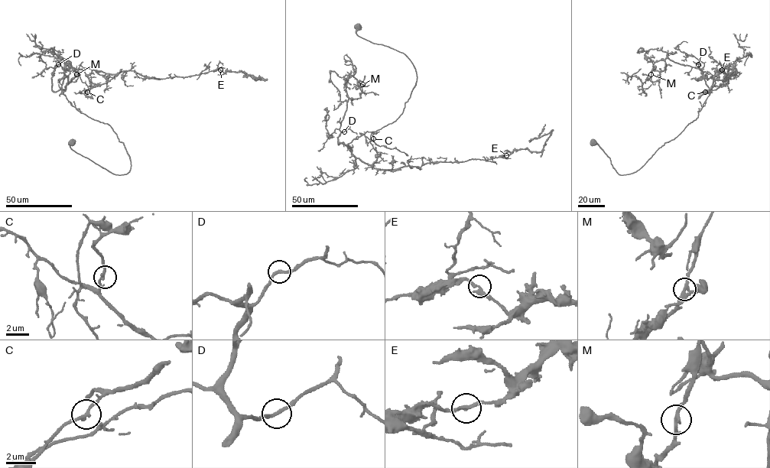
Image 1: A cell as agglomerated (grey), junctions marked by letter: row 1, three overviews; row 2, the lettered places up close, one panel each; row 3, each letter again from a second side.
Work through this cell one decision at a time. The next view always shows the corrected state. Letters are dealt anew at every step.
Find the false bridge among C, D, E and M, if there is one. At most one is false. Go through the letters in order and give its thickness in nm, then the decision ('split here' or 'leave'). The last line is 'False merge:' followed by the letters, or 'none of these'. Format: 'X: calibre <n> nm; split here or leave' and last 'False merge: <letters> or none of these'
C: calibre 220 nm; leave
D: calibre 240 nm; leave
E: calibre 240 nm; leave
M: calibre 280 nm; leave
False merge: none of these

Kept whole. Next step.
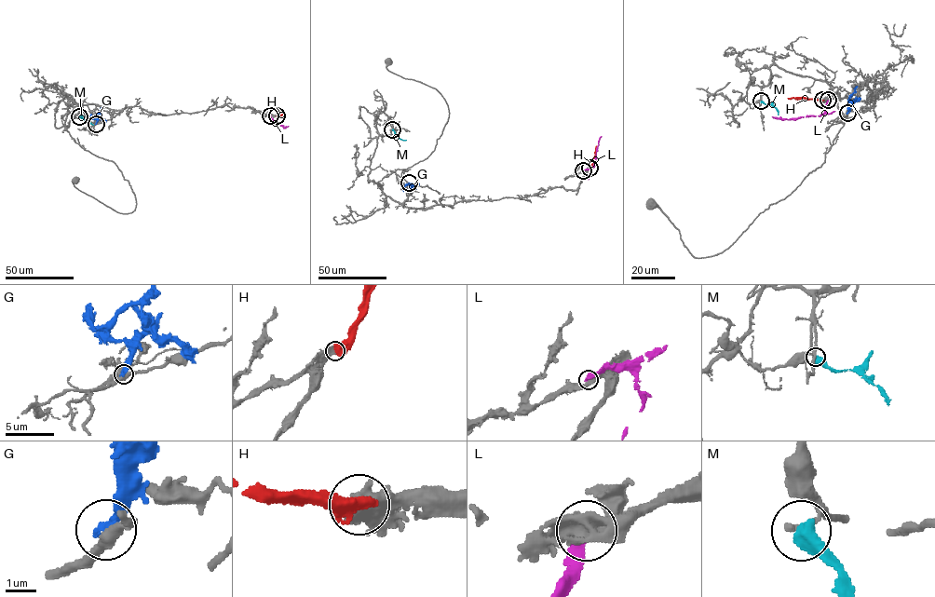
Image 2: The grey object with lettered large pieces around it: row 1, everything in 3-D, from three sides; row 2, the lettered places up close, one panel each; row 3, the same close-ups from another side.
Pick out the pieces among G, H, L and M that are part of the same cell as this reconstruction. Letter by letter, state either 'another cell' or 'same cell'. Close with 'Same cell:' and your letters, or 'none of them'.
G: another cell
H: same cell
L: another cell
M: another cell
Same cell: H

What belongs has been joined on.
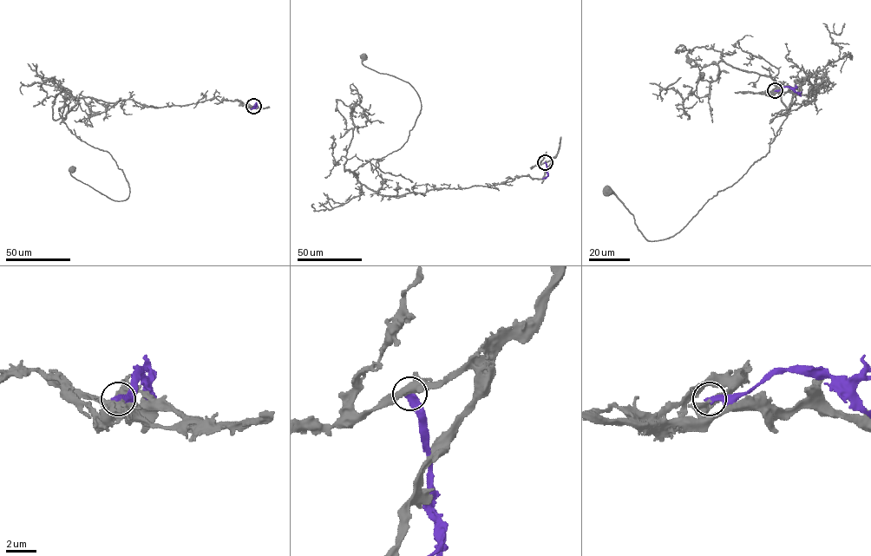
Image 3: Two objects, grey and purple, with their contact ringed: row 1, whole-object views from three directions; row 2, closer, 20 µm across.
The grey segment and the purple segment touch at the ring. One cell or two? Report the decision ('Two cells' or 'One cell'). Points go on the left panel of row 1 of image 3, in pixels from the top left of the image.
Two cells

